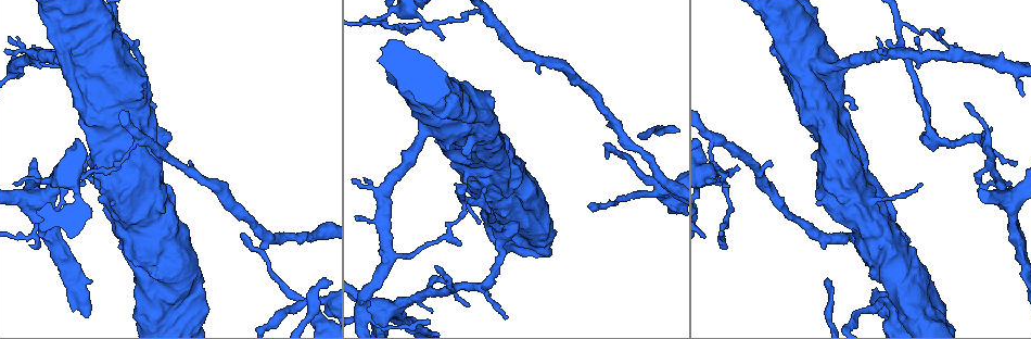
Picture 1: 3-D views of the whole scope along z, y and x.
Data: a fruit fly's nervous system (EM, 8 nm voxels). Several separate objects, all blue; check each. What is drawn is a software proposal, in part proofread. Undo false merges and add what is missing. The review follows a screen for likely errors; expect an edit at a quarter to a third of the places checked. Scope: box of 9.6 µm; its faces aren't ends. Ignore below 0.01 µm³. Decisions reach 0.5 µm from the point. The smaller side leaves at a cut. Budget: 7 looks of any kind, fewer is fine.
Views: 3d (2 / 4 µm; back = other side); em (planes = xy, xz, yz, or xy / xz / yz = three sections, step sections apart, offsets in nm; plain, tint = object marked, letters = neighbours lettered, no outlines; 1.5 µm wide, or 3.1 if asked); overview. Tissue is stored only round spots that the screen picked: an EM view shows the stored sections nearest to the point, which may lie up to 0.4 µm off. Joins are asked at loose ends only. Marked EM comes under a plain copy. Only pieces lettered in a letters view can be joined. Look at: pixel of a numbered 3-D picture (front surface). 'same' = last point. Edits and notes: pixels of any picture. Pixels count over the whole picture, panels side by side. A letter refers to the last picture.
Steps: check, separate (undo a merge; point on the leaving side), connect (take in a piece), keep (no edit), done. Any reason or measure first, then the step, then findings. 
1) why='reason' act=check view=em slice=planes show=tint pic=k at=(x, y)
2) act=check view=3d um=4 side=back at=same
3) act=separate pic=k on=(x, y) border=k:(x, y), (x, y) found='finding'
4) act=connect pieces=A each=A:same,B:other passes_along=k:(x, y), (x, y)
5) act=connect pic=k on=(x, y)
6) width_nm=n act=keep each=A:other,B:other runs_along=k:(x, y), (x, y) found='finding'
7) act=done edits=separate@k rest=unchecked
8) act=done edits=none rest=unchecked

why='thick turns thin' act=check view=em slice=planes show=tint pic=1 at=(879, 199)

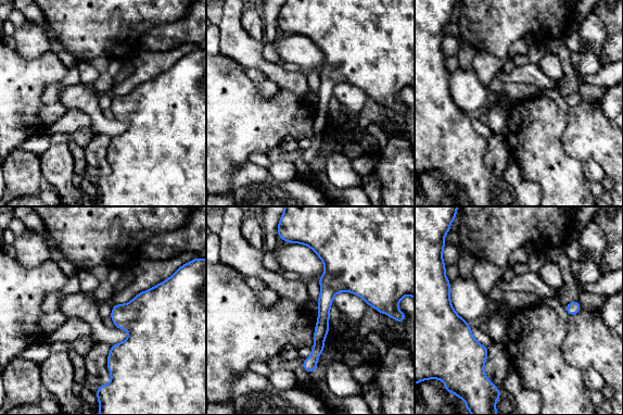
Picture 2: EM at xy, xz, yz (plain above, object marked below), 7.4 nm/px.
why='what lies round it' act=check view=em slice=planes show=letters at=same

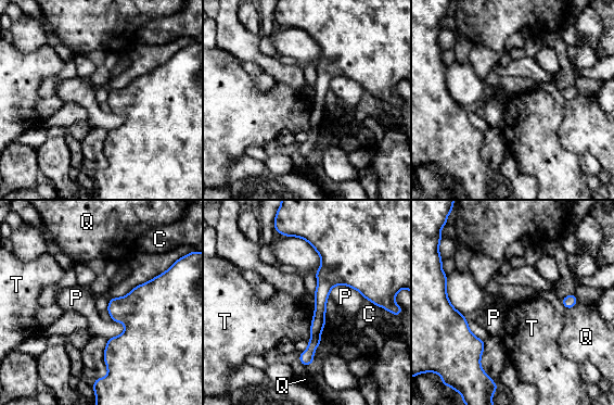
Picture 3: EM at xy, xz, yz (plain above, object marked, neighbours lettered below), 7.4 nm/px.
act=keep each=C:other,P:other,Q:other,T:other runs_along=3:(316, 239), (327, 280), (306, 363) found='all the same neuron'

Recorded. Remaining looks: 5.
why='sudden change in width' act=check view=em slice=planes show=letters pic=1 at=(663, 190)

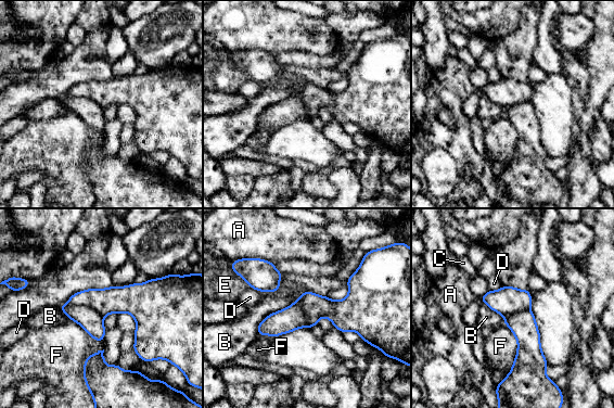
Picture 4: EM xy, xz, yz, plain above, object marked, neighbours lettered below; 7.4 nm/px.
longest_contact=B:600nm act=separate pic=4 on=(115, 300) each=A:other,B:other,C:other,D:other,E:other,F:other found='two neurons meet here'

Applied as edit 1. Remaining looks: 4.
act=check view=em slice=planes show=tint pic=1 at=(725, 176)

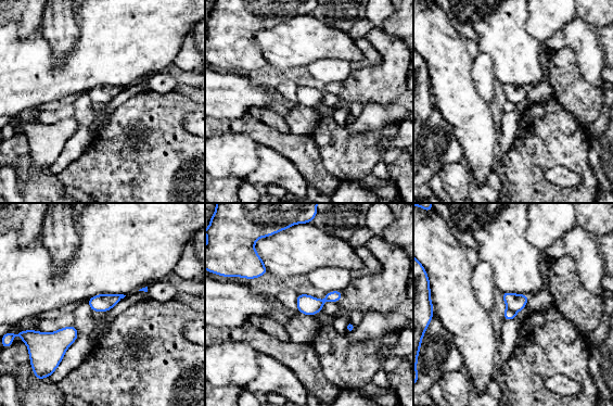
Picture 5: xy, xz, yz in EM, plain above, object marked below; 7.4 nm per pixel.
why='see the neighbours' act=check view=em slice=planes show=letters at=same

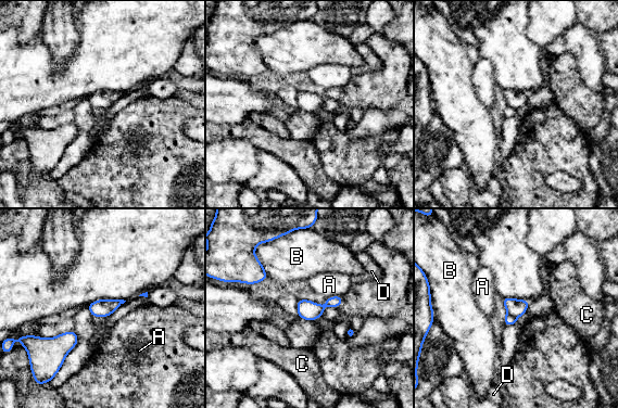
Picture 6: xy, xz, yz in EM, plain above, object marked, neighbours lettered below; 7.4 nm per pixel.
act=separate pic=6 on=(514, 307) each=A:other,B:other,C:other,D:other border=6:(507, 313), (516, 318) found='a second neuron is stuck on'

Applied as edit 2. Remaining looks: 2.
act=done edits=separate@4,separate@6 rest=unchecked

